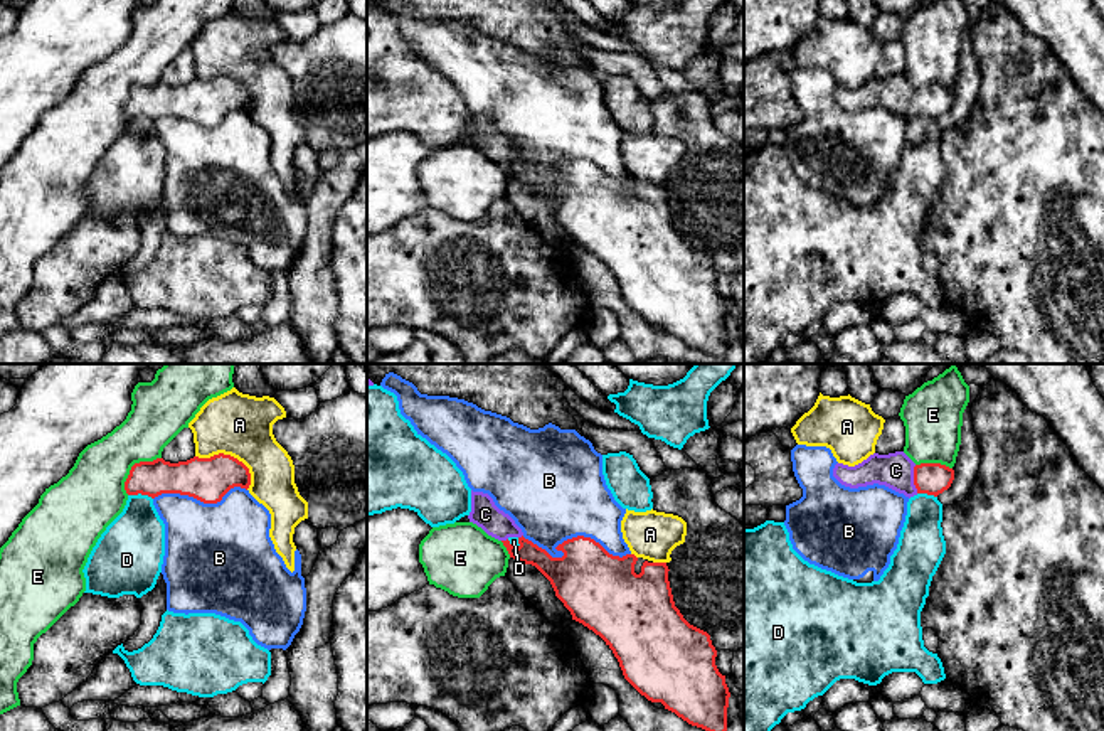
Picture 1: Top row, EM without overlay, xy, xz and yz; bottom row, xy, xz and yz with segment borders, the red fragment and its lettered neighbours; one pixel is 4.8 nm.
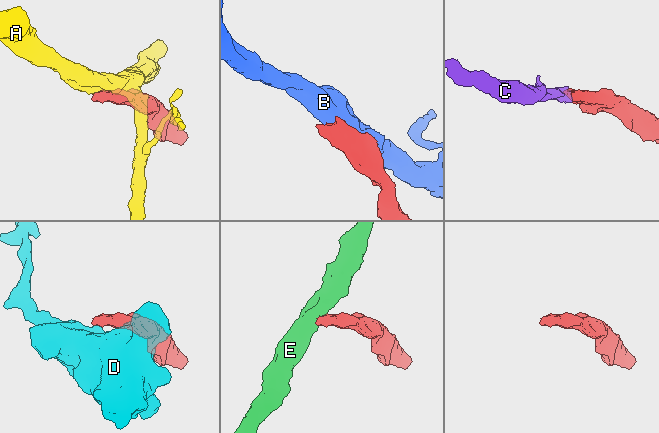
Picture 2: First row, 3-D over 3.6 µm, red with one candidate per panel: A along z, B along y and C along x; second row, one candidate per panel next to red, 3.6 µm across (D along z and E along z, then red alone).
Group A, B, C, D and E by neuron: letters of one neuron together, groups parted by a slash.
A / B / C / D / E

